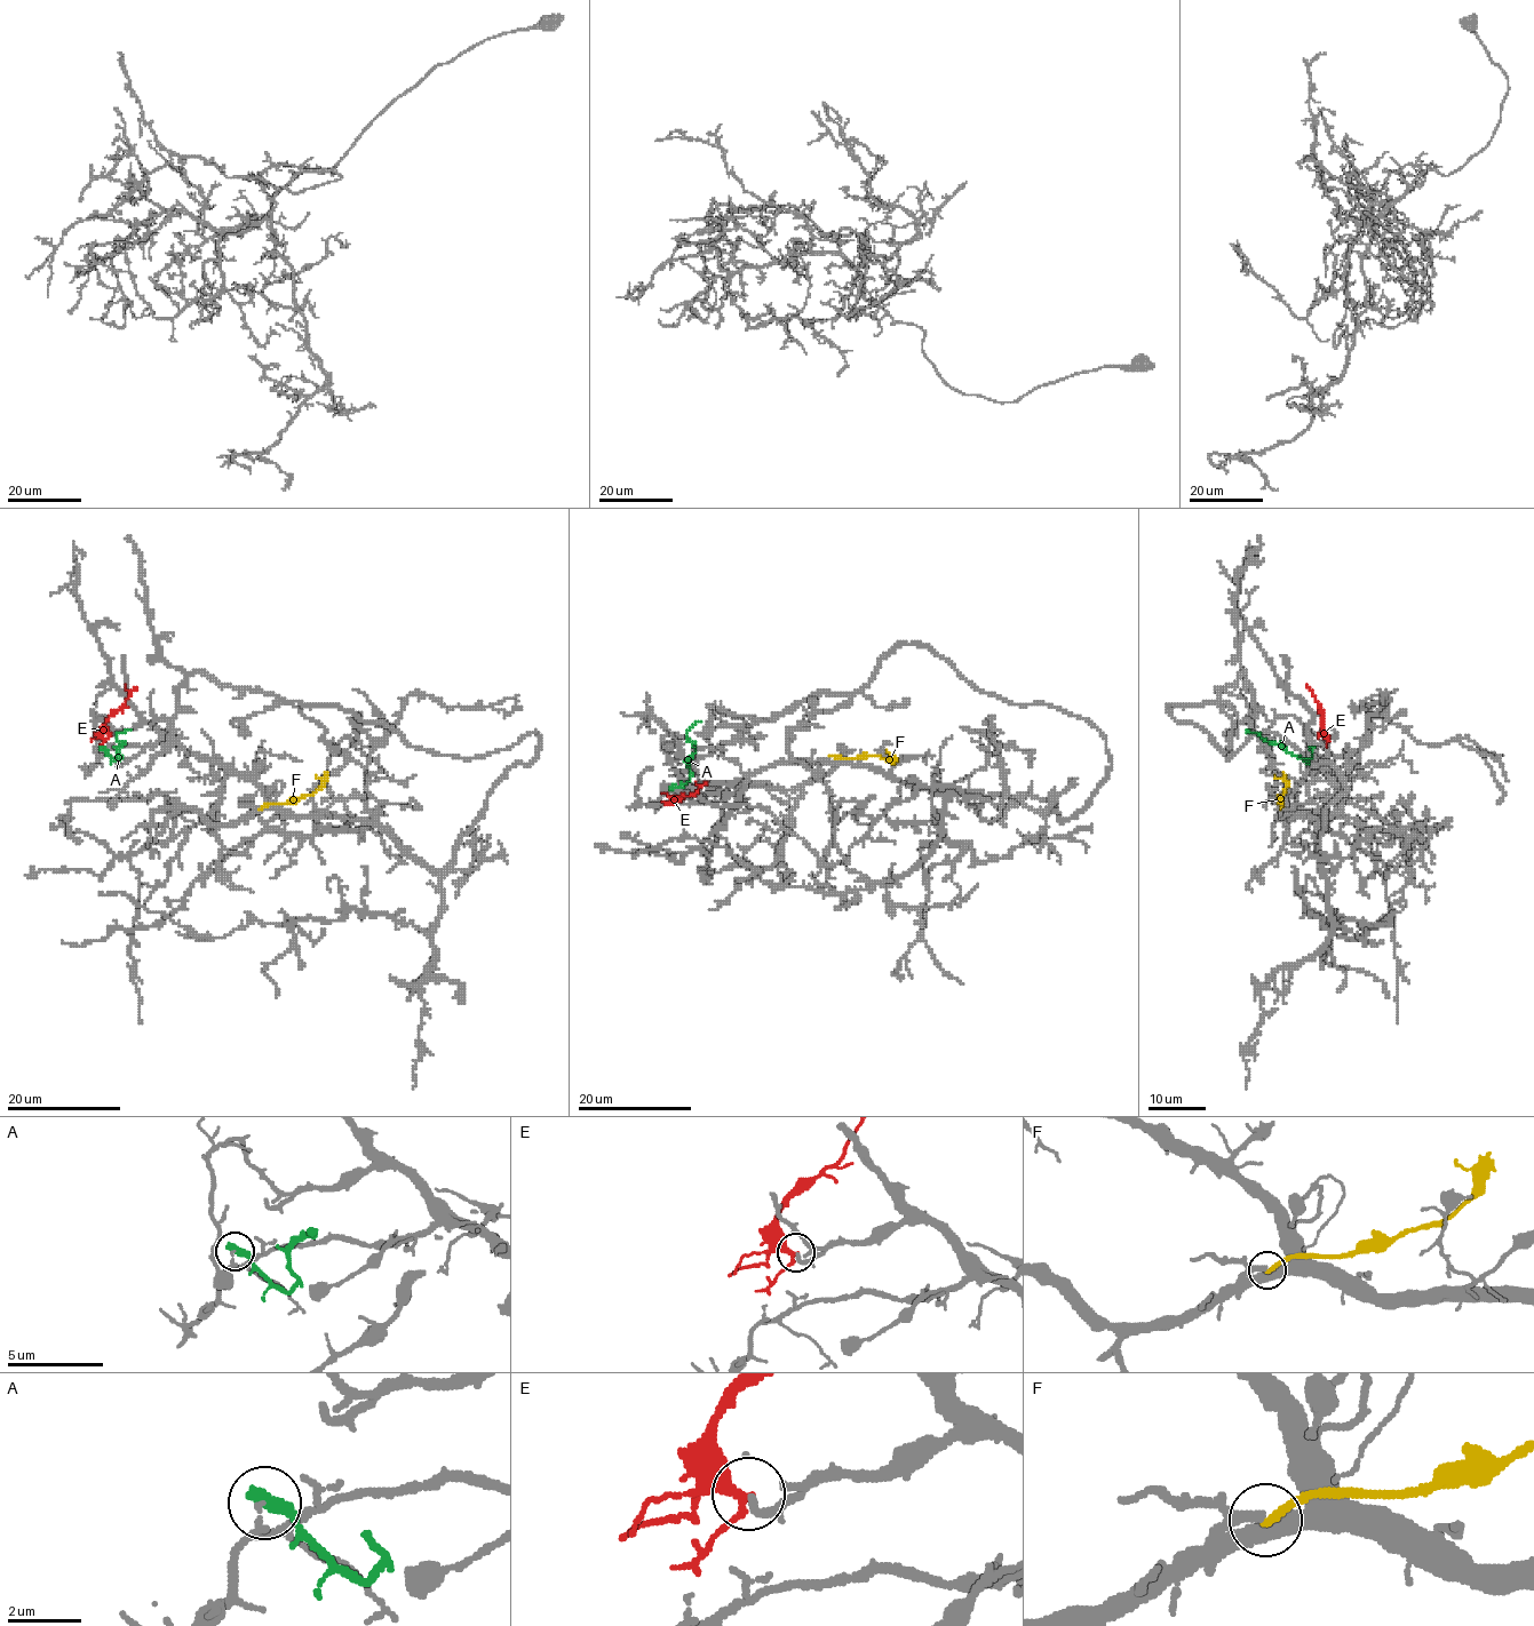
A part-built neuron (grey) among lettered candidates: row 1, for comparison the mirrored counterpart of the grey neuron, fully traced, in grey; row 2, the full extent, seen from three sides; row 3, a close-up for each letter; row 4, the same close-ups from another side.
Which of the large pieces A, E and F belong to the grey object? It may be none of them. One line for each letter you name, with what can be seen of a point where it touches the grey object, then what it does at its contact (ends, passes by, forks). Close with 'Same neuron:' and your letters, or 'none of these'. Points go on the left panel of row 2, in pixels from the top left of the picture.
E: contact (110, 733); it passes by
Same neuron: E

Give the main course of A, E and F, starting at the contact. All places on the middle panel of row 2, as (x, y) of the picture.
A: (672, 784), (683, 786), (688, 782), (689, 758), (694, 750), (688, 731), (700, 720)
E: (680, 797), (688, 796), (700, 788), (694, 780)
F: (832, 756), (875, 755), (892, 759), (887, 749)

